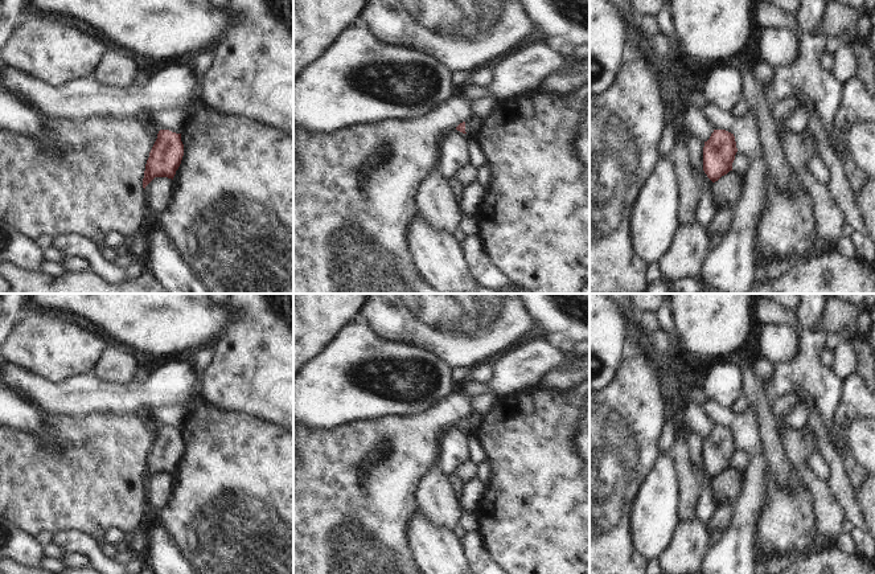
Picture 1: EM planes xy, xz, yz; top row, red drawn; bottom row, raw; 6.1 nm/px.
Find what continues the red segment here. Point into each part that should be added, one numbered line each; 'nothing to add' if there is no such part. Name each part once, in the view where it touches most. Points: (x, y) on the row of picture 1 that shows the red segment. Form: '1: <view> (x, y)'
nothing to add.

